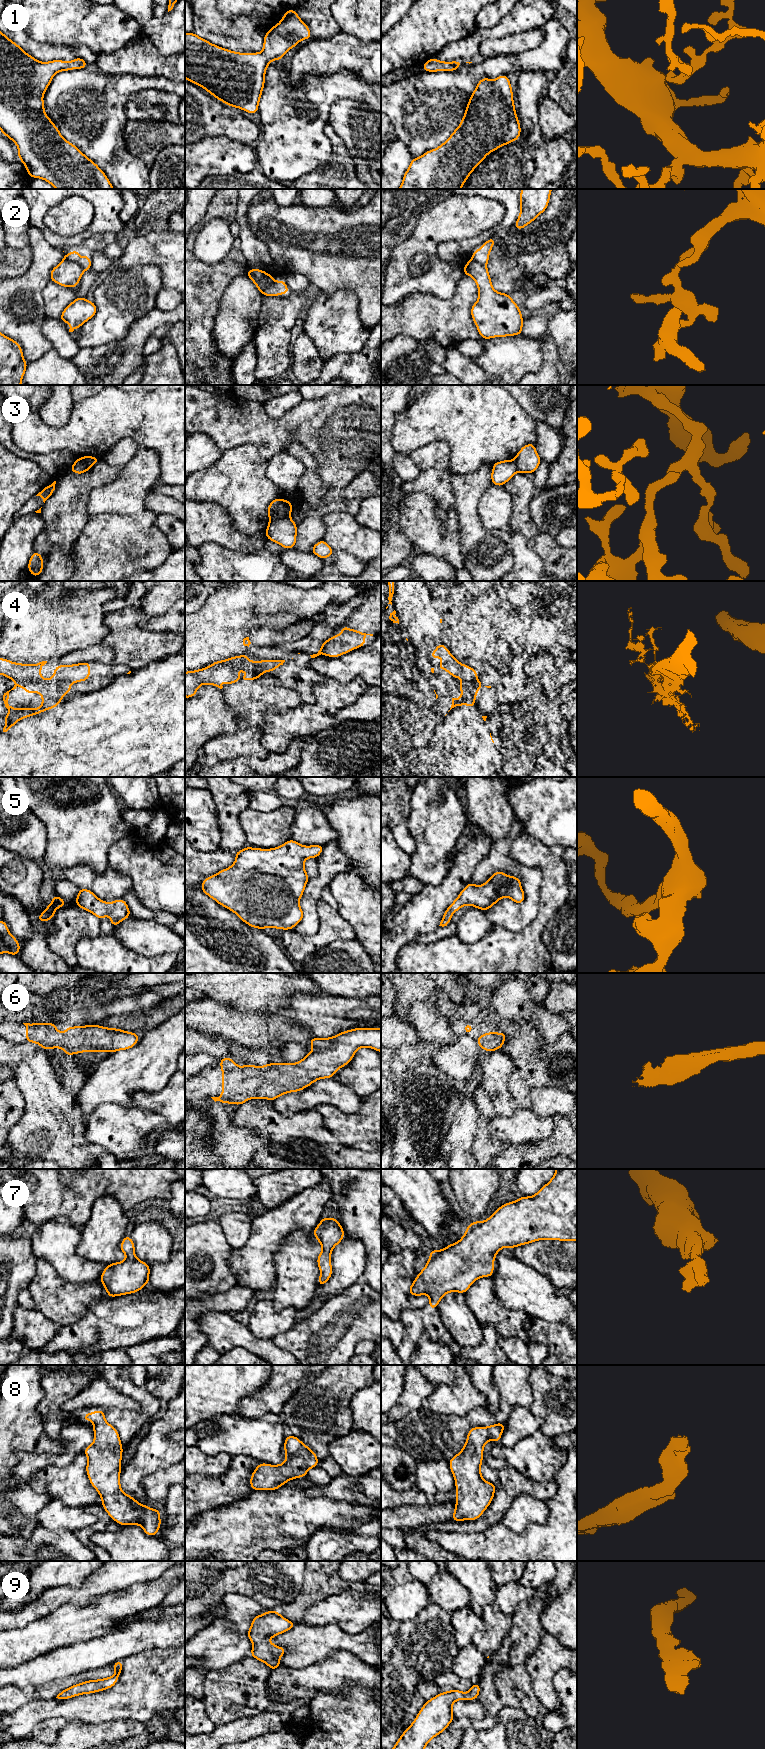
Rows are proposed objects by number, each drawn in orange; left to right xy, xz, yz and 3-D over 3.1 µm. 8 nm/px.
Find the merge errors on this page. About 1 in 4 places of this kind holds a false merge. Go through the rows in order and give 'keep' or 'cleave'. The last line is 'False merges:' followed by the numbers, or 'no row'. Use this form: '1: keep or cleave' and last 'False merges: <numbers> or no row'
1: keep
2: cleave
3: cleave
4: keep
5: keep
6: keep
7: keep
8: keep
9: keep
False merges: 2, 3

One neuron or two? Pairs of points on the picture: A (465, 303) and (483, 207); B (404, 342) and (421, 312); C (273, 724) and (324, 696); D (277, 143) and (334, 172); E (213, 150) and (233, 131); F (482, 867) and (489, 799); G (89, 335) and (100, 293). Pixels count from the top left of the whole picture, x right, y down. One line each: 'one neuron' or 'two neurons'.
A: two neurons
B: two neurons
C: one neuron
D: two neurons
E: two neurons
F: two neurons
G: one neuron

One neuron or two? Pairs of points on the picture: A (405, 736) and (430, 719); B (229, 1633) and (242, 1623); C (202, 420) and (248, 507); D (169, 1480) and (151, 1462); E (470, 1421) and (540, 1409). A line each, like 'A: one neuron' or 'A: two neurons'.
A: one neuron
B: two neurons
C: two neurons
D: two neurons
E: two neurons

